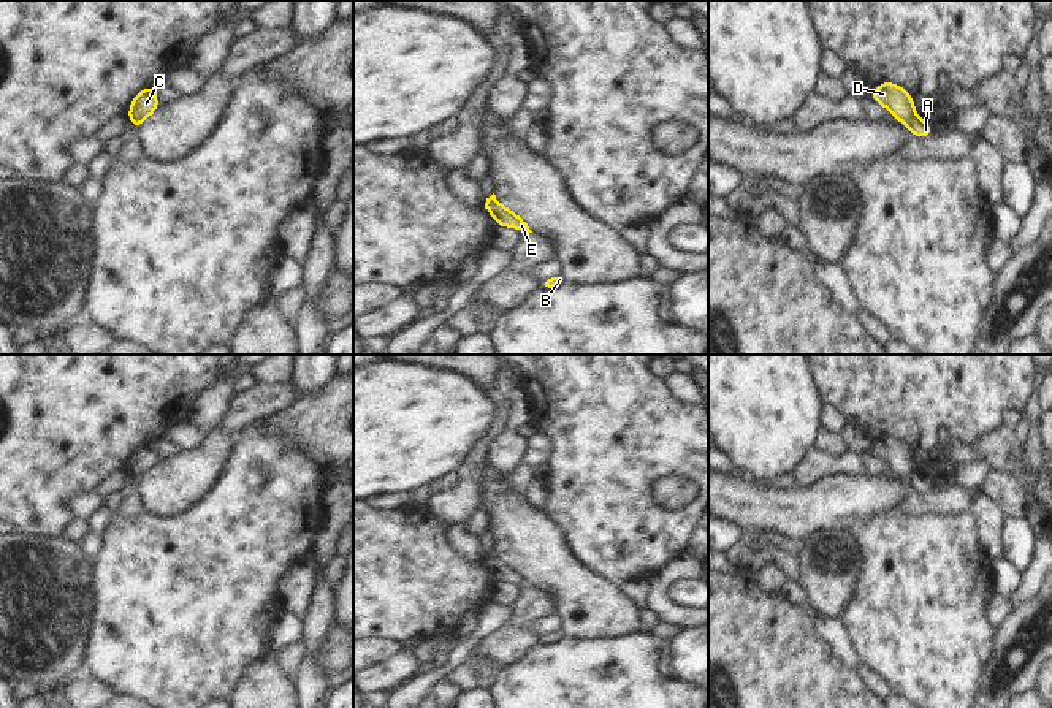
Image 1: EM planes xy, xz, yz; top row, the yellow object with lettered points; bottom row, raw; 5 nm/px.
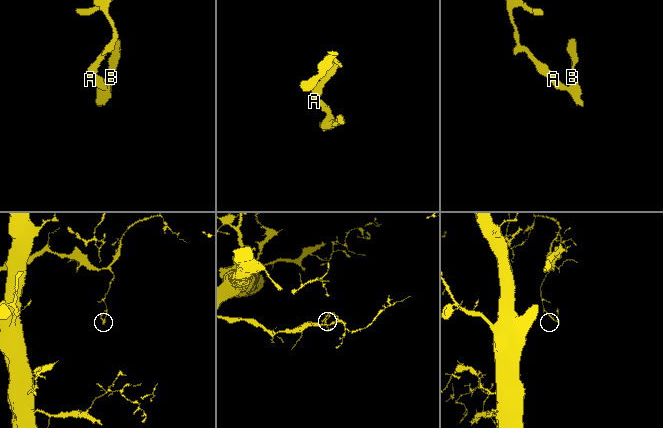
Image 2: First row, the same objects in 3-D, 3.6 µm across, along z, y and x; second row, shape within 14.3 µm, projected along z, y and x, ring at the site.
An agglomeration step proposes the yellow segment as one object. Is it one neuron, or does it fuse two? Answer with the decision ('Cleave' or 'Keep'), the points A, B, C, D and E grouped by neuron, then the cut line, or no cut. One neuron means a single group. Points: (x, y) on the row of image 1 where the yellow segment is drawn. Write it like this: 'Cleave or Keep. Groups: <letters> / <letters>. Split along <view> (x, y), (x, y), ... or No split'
Cleave. Groups: A B E / C D. Split along yz (914, 114), (907, 124).

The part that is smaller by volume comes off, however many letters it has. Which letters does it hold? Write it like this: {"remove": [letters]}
{"remove": ["A", "B", "E"]}

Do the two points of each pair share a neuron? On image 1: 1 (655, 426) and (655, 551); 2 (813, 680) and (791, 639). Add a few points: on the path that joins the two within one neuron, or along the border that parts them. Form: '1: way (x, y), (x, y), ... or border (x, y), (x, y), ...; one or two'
1: way (634, 458), (634, 520); one
2: way (804, 670), (791, 658), (791, 648); one

